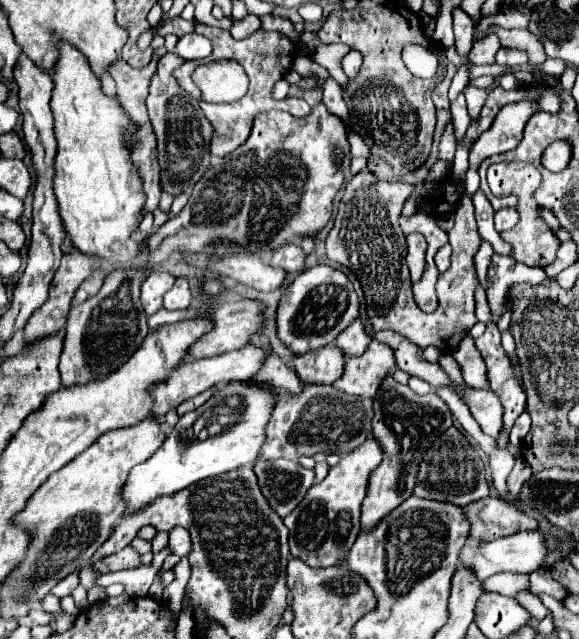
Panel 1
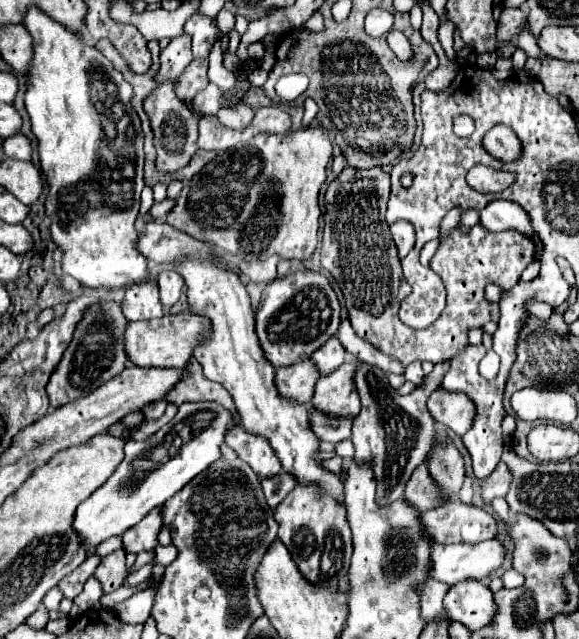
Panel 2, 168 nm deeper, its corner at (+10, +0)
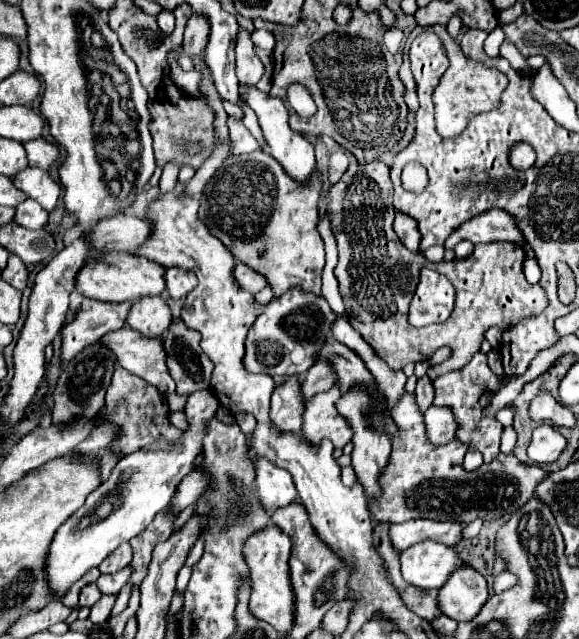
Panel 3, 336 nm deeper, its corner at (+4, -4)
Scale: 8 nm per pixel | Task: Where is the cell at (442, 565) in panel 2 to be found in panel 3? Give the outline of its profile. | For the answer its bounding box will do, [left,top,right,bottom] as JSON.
[400,541,464,589]

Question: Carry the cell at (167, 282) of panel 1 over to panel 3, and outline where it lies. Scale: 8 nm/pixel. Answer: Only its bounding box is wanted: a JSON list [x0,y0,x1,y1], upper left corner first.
[126,297,172,337]

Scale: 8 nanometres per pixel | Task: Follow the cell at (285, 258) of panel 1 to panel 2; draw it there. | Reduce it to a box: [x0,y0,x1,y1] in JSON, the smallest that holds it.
[240,257,280,281]

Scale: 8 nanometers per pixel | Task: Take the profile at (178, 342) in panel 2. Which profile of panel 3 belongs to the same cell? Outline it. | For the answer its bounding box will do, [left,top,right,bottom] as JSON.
[100,325,174,395]

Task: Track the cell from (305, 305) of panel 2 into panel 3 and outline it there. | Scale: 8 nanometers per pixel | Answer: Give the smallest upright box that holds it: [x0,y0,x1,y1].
[244,289,334,377]

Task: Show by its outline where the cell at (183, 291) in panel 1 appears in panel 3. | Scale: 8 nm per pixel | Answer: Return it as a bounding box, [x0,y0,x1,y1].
[166,269,196,299]

